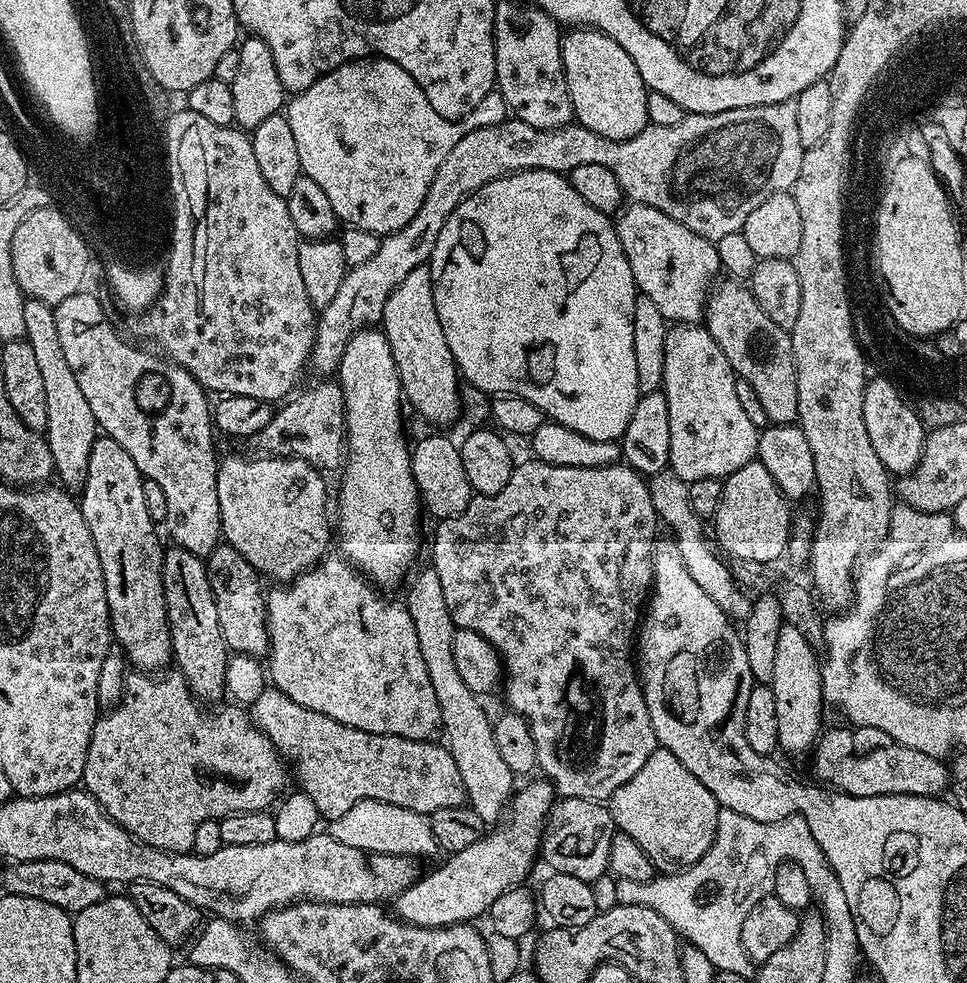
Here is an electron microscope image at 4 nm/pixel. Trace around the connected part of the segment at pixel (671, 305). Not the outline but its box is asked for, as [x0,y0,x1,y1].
[614,202,722,324]

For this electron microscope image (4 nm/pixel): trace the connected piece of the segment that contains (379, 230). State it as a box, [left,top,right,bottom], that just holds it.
[286,58,462,238]

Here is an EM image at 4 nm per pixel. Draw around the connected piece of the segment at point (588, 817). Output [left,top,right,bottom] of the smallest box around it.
[539,796,617,882]

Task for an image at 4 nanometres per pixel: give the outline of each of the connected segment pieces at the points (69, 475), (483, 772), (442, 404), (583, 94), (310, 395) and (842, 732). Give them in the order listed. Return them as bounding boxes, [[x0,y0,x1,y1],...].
[[22,299,98,494],[402,566,514,822],[382,266,462,424],[560,26,650,138],[254,379,346,470],[811,728,950,797]]

